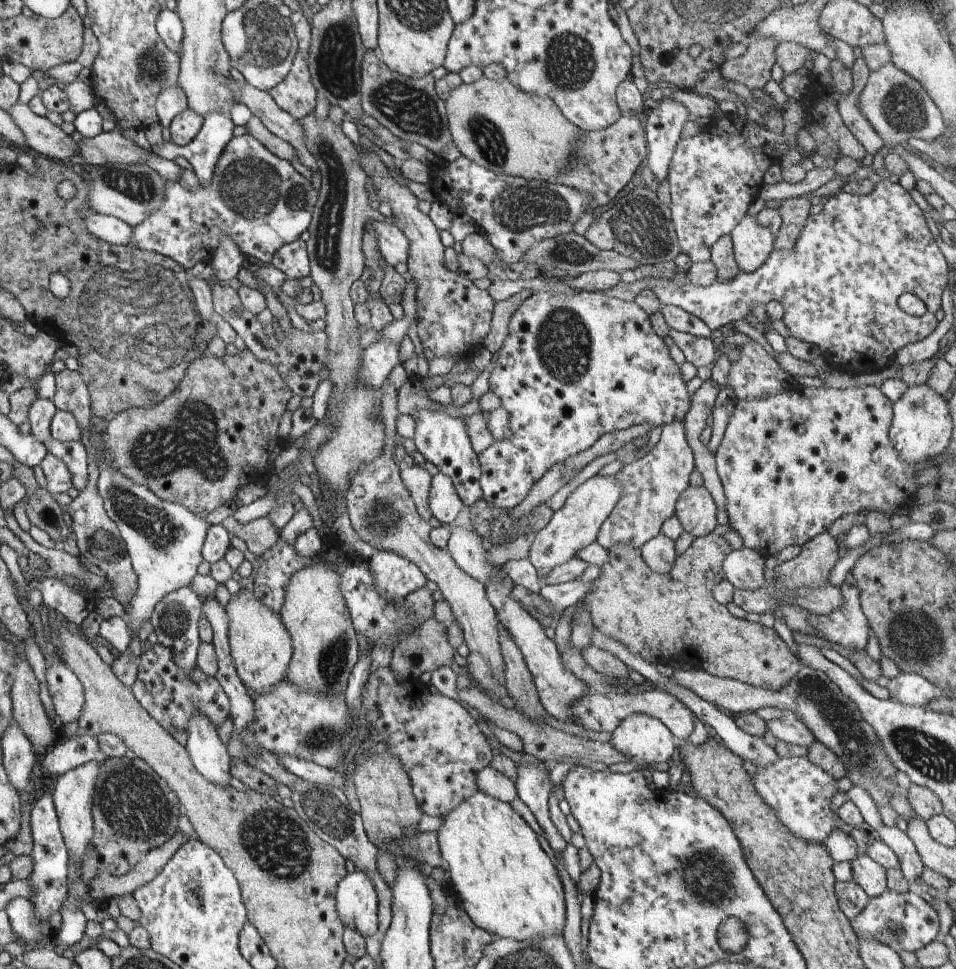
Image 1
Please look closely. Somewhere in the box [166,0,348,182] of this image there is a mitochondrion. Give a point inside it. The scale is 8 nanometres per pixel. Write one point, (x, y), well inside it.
(264, 40)

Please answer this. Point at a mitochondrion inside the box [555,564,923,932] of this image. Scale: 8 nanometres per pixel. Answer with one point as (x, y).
(853, 737)

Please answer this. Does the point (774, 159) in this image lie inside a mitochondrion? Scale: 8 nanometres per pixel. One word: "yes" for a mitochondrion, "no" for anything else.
no

